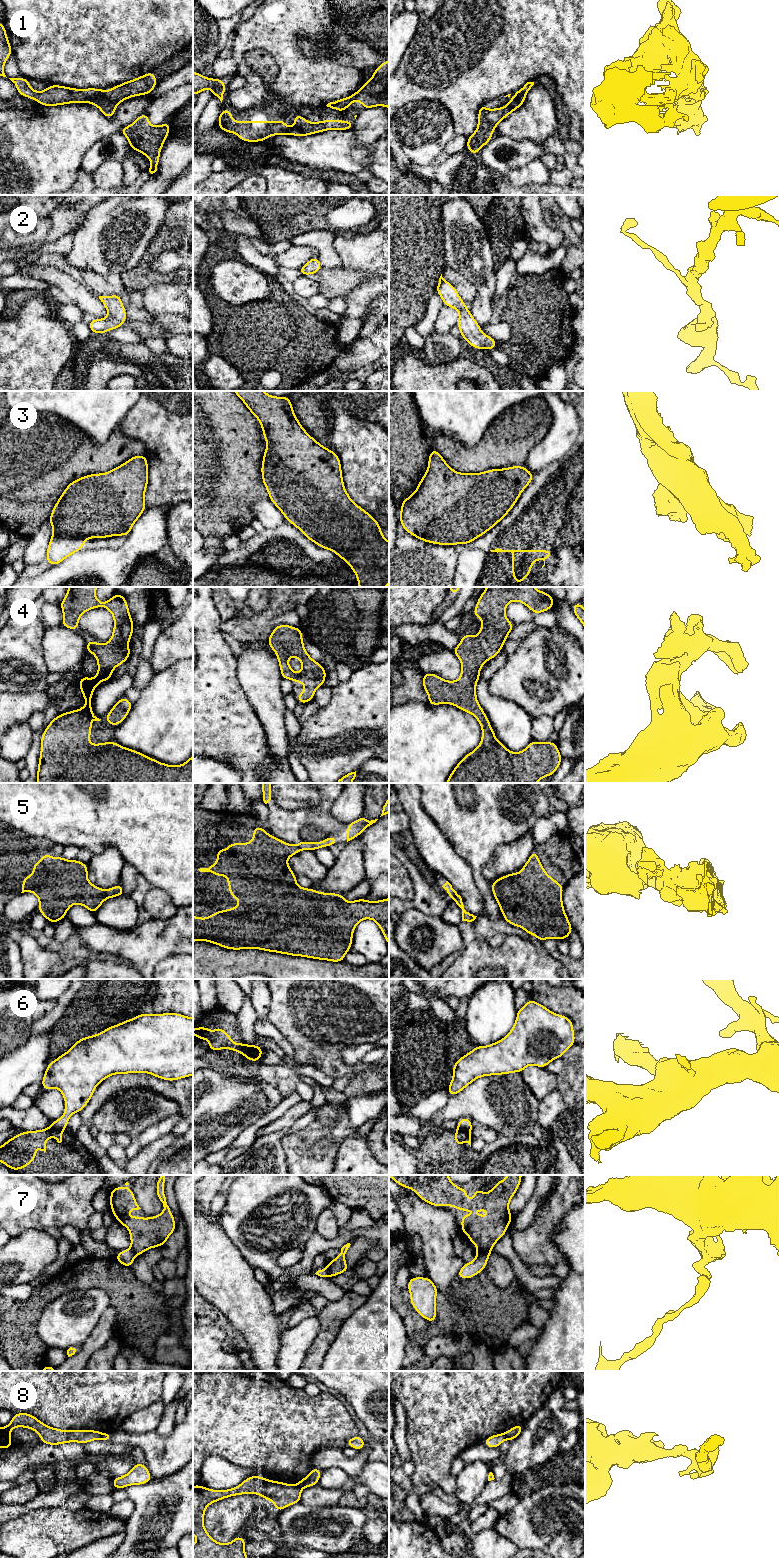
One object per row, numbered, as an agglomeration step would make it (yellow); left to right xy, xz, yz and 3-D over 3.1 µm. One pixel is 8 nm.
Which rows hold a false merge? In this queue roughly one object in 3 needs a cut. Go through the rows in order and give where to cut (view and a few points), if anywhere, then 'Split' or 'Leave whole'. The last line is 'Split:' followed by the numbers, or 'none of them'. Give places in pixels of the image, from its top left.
1: No split. Leave whole
2: No split. Leave whole
3: No split. Leave whole
4: No split. Leave whole
5: Split along xy (102, 890), (105, 899). Split
6: Split along xz (262, 1051), (257, 1051), (250, 1060). Split
7: Split along yz (490, 1250), (477, 1253). Split
8: Split along xy (103, 1433), (100, 1438). Split
Split: 5, 6, 7, 8

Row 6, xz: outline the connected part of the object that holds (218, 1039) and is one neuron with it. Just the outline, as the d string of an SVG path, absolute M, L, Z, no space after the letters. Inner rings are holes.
M195 1027L193 1035L199 1040L207 1039L209 1041L209 1050L218 1051L221 1049L229 1049L237 1051L251 1061L252 1056L256 1052L264 1050L259 1045L247 1045L244 1043L233 1043L231 1035L225 1033L224 1028L217 1027L215 1031L210 1031L208 1027Z

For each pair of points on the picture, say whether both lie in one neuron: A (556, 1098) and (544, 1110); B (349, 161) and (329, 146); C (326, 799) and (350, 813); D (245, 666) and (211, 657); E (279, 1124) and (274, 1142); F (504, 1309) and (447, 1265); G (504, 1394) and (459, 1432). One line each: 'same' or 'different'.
A: same
B: same
C: different
D: different
E: different
F: different
G: same

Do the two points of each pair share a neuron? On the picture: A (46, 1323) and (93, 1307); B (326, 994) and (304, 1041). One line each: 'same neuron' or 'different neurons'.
A: same neuron
B: same neuron

